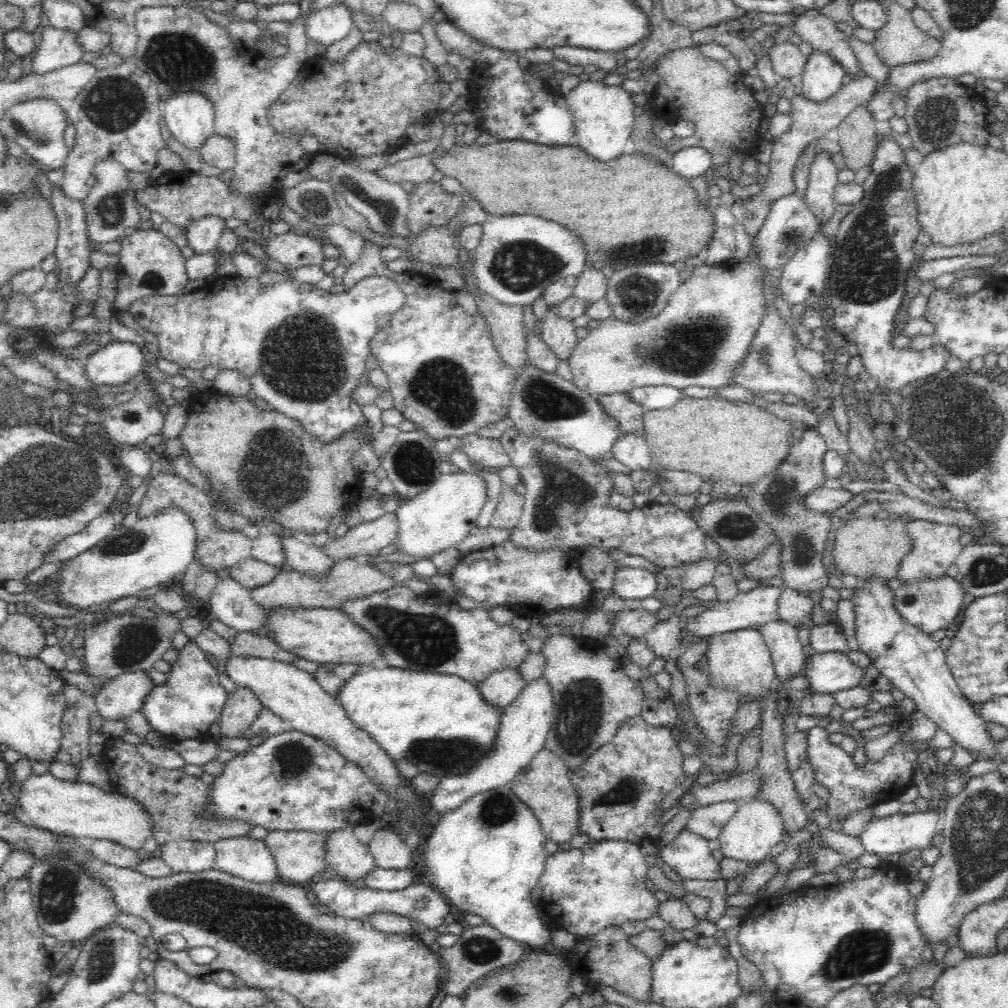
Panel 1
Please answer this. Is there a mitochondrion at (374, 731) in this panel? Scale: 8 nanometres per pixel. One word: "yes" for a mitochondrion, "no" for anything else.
no

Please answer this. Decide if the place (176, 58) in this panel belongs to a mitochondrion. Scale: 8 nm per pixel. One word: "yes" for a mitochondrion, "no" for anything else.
yes

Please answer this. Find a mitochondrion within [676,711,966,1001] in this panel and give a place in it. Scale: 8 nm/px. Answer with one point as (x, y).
(867, 951)

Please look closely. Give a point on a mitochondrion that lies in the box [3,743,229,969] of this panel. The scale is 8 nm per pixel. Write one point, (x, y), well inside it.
(57, 897)

